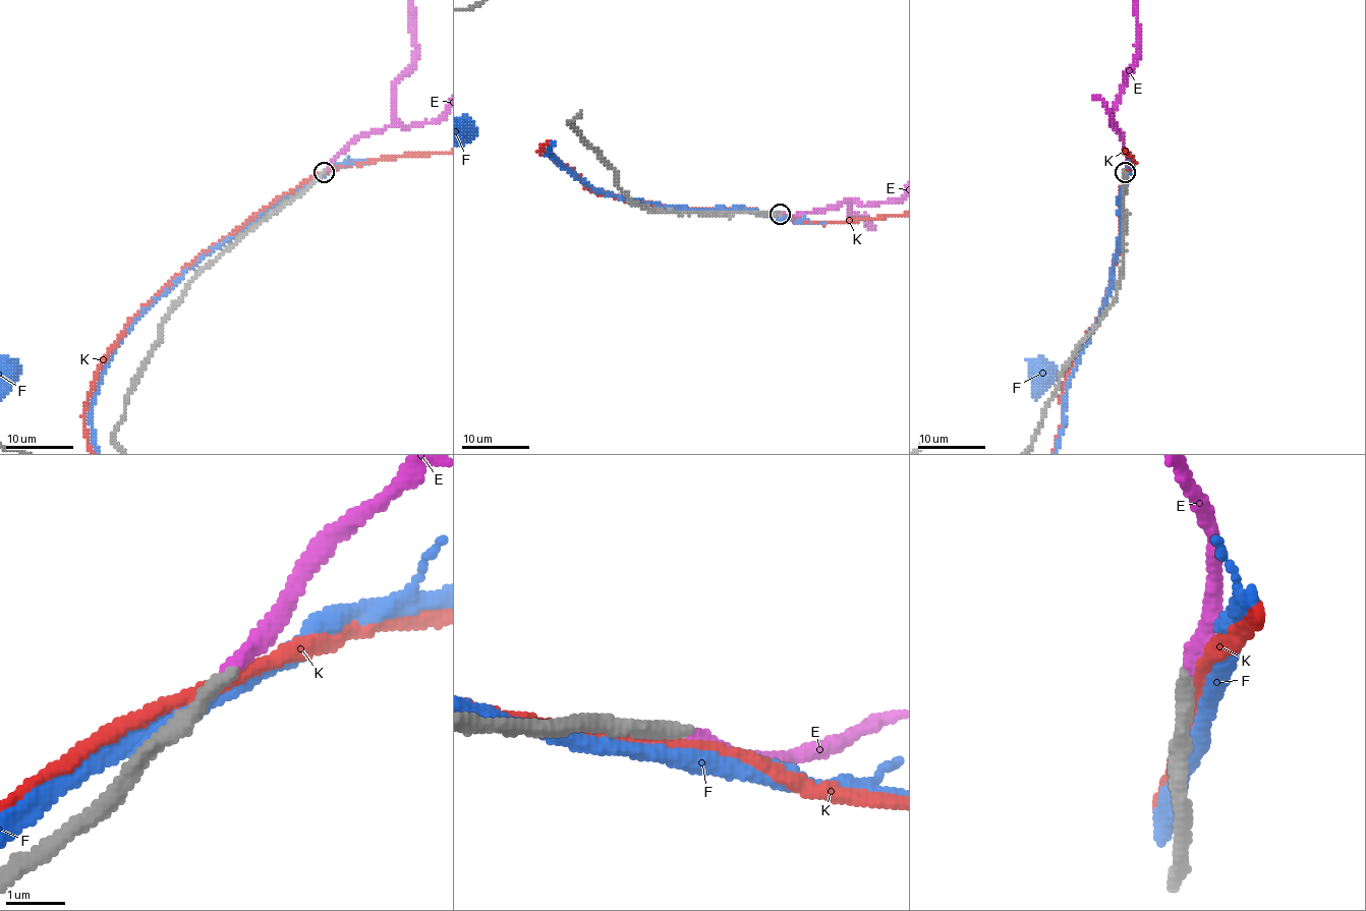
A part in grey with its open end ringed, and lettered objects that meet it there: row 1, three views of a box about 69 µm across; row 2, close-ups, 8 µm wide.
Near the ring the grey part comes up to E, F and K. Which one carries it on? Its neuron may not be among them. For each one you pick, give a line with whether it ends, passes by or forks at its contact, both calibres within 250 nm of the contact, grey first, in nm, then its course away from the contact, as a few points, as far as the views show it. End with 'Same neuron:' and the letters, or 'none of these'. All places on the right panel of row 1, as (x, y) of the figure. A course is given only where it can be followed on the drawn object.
E: it ends; calibres 260 and 240 nm
Same neuron: E

